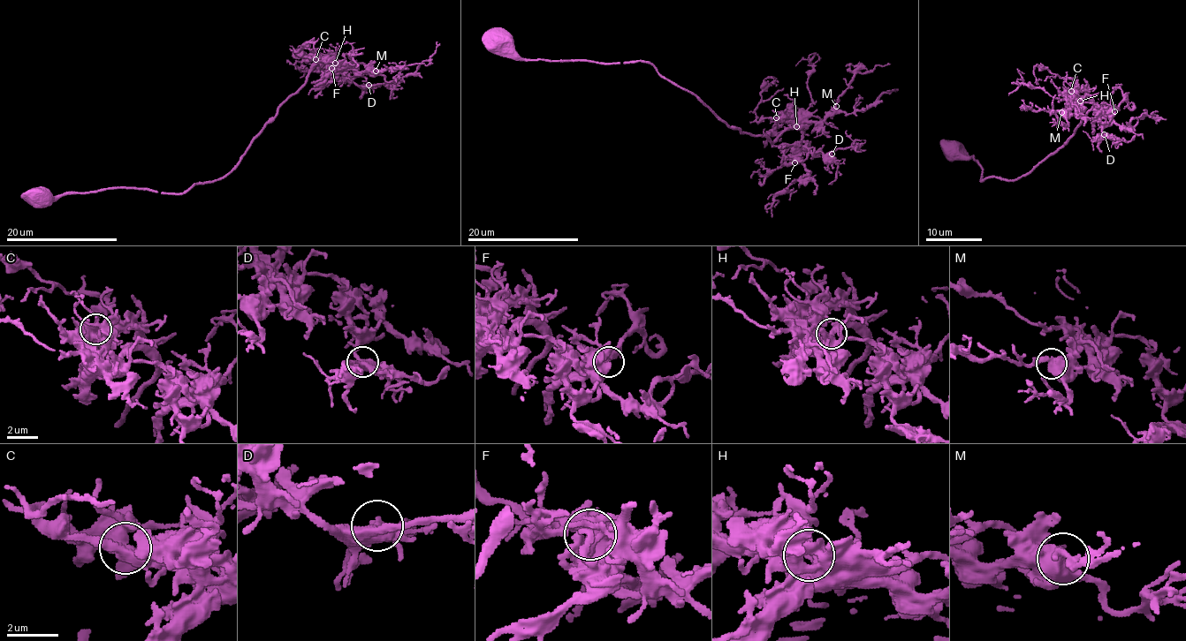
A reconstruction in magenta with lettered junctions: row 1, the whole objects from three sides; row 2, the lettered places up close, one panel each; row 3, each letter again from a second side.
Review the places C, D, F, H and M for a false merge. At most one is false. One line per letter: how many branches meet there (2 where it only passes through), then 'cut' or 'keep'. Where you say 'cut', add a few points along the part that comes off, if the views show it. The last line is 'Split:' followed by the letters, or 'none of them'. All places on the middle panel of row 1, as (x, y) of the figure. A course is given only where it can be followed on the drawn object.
C: 5 branches meet; keep
D: 2 branches meet; keep
F: 1 branches meet; keep
H: 2 branches meet; keep
M: 2 branches meet; keep
Split: none of them

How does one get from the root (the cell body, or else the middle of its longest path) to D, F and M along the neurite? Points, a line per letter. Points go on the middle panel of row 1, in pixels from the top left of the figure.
D: (498, 42), (532, 60), (649, 62), (741, 131), (772, 142), (785, 131), (799, 129), (802, 145), (832, 154)
F: (498, 42), (532, 60), (649, 62), (741, 131), (772, 142), (785, 131), (799, 129), (794, 162)
M: (498, 42), (532, 60), (649, 62), (731, 126), (772, 142), (799, 122), (823, 121), (836, 106)

